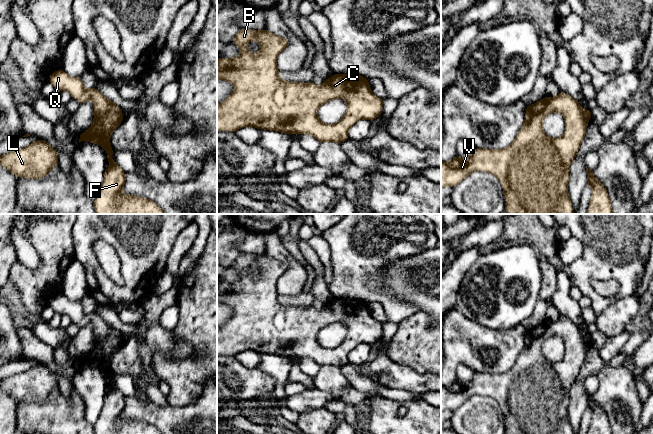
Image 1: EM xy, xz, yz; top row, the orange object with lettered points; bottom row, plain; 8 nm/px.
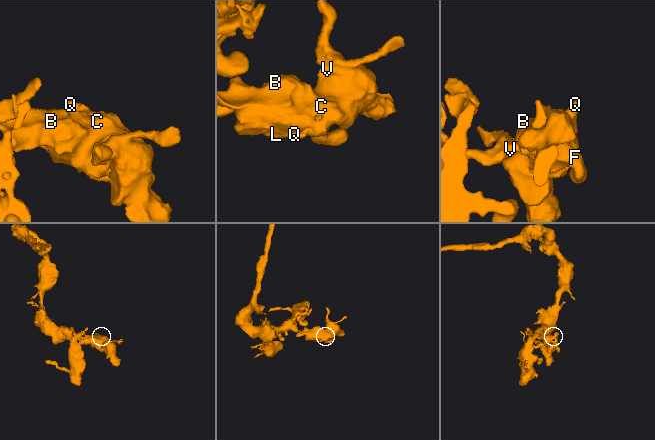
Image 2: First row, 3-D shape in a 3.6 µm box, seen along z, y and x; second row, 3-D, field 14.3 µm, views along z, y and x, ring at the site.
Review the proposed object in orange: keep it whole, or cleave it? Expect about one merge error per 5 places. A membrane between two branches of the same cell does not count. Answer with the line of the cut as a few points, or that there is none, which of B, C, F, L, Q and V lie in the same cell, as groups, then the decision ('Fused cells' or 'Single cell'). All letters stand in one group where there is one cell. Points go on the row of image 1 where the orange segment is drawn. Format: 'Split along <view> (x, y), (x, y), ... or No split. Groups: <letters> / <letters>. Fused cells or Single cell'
No split. Groups: B C F L Q V. Single cell

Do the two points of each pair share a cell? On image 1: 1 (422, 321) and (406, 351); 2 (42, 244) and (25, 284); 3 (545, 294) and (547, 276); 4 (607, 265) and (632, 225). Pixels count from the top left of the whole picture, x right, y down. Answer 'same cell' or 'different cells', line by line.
1: same cell
2: same cell
3: same cell
4: same cell

